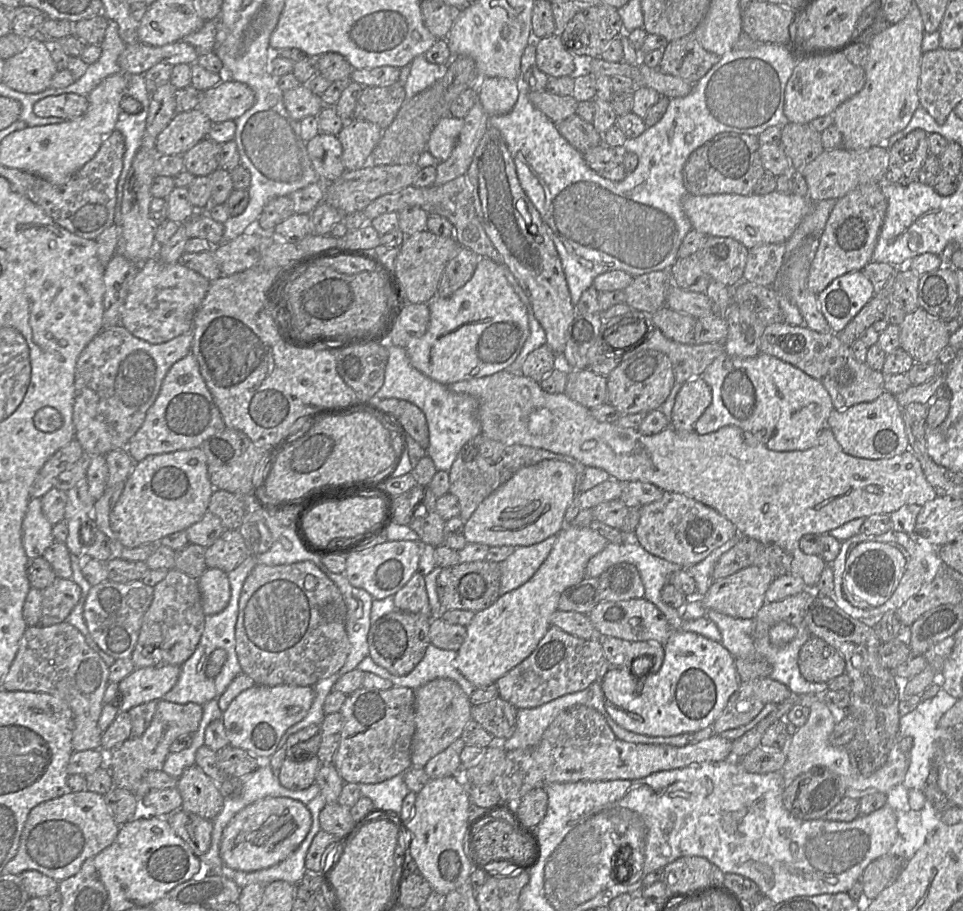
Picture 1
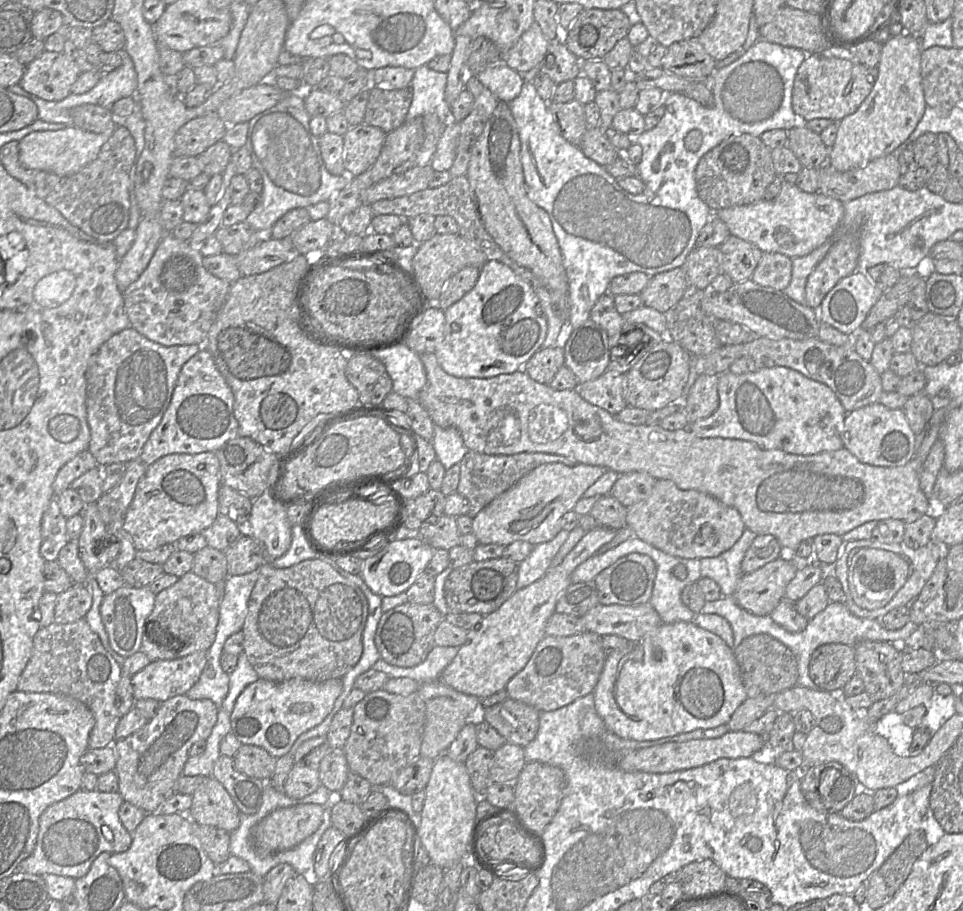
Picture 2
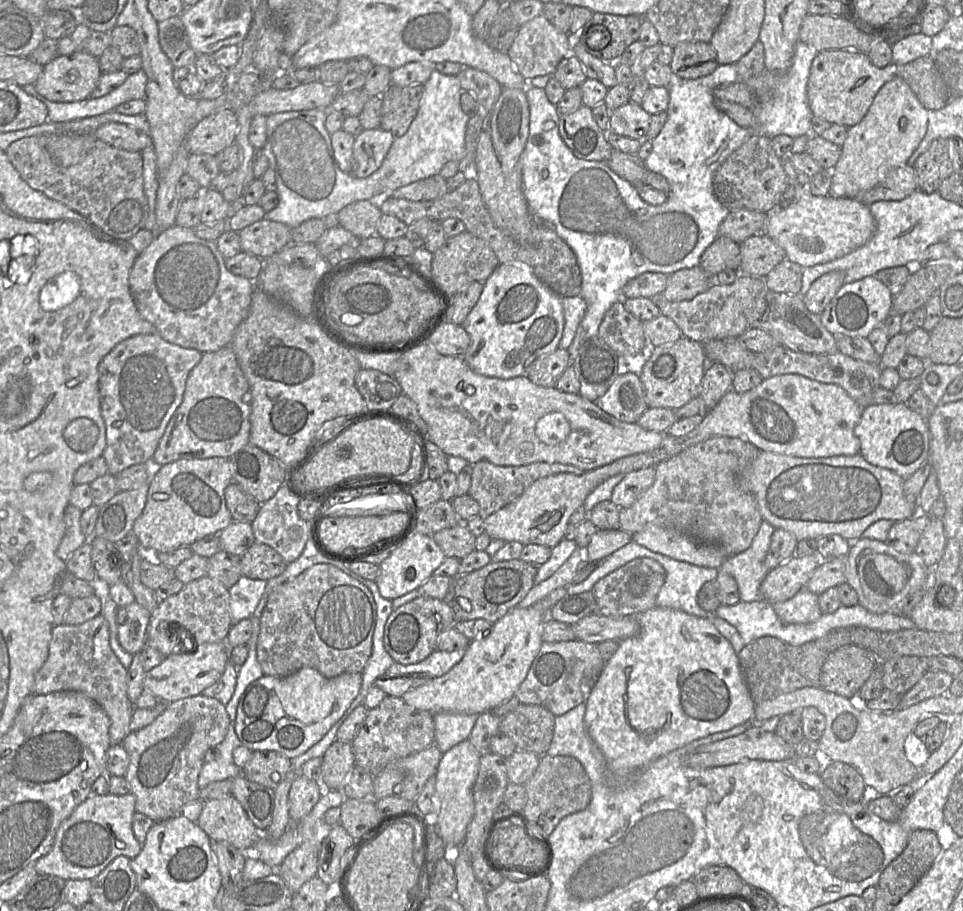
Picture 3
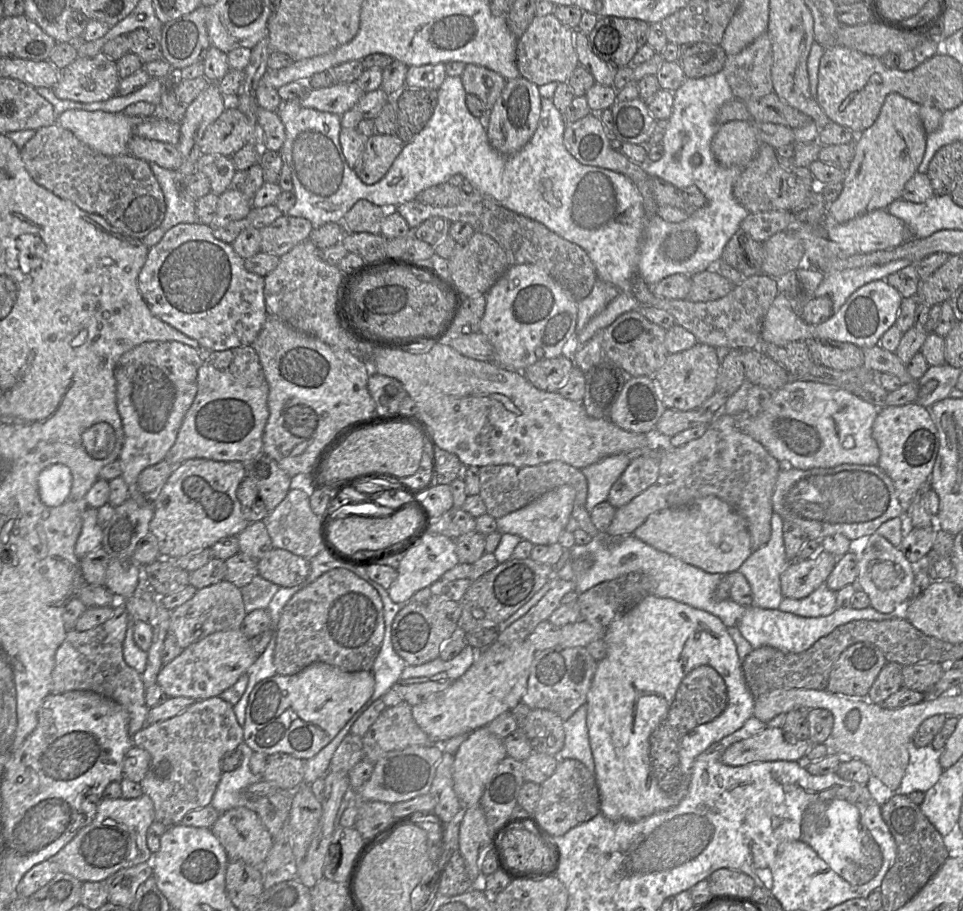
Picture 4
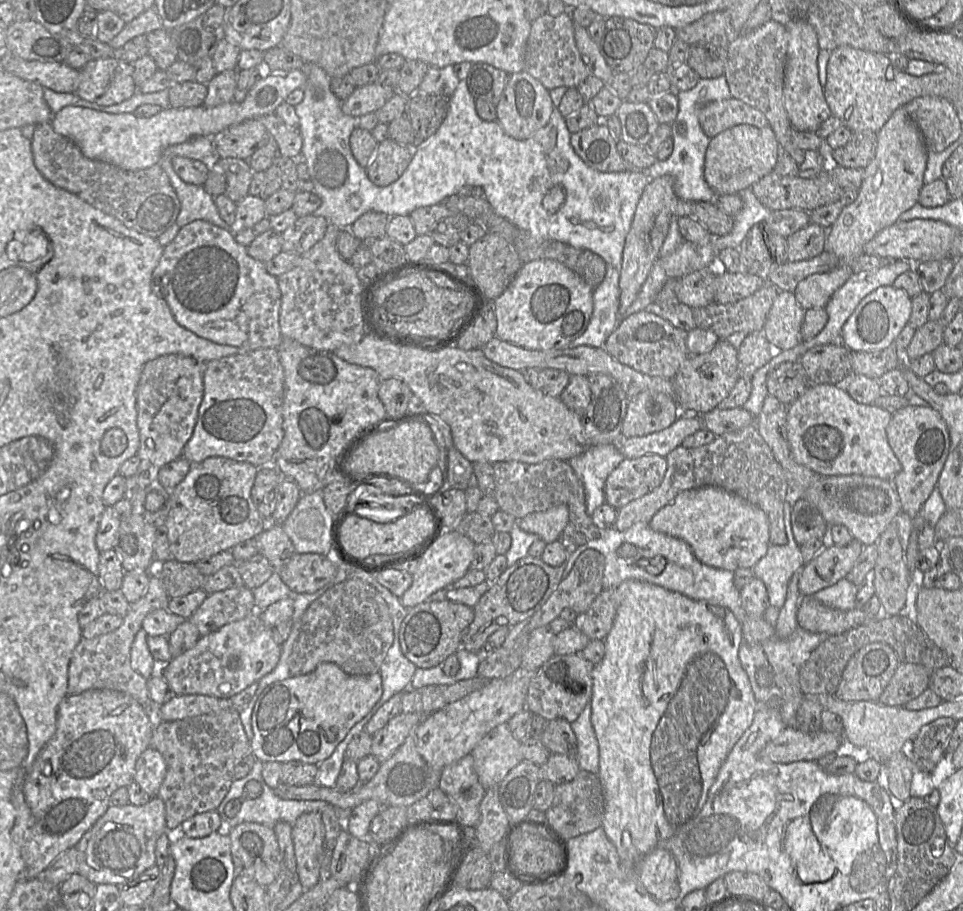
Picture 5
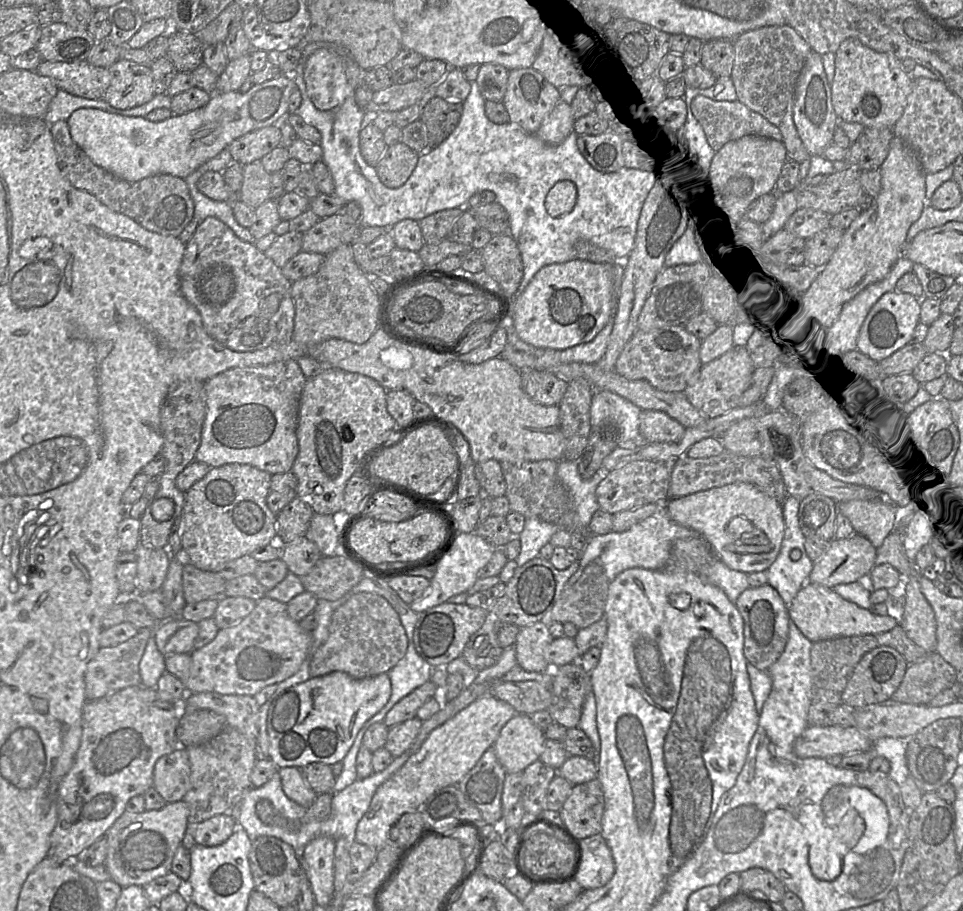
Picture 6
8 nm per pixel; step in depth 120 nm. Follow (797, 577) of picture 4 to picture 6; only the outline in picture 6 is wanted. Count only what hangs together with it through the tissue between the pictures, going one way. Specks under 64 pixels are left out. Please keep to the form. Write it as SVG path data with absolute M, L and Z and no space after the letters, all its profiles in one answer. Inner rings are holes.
M861 534L833 539L828 550L814 563L807 582L828 588L858 582L875 567L876 553L877 548Z

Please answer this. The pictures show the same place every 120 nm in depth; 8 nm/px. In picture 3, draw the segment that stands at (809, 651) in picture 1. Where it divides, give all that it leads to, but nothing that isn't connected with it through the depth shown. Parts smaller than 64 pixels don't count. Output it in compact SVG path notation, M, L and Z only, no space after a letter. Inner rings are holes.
M856 645L841 647L825 660L819 687L846 698L853 698L879 663L877 657L865 648Z

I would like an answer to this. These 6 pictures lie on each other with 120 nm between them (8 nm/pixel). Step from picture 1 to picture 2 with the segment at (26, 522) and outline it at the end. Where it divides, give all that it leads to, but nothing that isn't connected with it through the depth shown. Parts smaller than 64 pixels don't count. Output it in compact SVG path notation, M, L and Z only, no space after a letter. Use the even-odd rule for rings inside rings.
M54 498L44 512L41 523L40 553L45 561L56 561L60 550L69 542L66 521Z

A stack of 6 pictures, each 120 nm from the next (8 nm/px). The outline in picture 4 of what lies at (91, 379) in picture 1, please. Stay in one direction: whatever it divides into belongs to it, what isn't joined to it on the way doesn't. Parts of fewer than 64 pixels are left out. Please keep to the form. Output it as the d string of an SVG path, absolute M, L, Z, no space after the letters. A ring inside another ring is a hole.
M151 341L139 344L125 352L118 360L114 375L116 379L116 402L121 417L124 442L118 458L121 477L130 488L130 496L137 502L147 502L147 497L137 487L139 474L147 467L162 461L175 443L186 412L197 390L197 375L203 363L203 351L180 342Z

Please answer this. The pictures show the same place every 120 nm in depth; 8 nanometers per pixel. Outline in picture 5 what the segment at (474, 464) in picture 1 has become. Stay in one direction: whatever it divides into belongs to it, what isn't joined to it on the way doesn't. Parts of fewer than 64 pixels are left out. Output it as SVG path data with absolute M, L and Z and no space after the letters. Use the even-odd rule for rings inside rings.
M549 459L539 464L527 464L519 461L497 462L493 464L495 473L494 498L499 509L516 519L534 512L546 511L564 504L568 508L569 522L576 532L586 536L587 541L596 540L601 531L586 512L585 490L574 470L567 461Z

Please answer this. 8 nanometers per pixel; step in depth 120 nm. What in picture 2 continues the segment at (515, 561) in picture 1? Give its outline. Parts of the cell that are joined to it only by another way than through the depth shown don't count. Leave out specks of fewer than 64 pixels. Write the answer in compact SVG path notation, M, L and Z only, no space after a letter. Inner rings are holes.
M562 528L552 540L534 545L531 553L518 563L517 589L530 585L546 573L568 536L569 531Z

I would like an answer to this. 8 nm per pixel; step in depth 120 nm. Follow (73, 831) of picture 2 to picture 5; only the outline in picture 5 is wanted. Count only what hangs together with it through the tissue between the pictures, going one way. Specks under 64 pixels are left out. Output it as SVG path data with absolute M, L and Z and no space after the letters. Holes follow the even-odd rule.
M151 797L141 806L130 803L120 807L110 805L75 846L78 874L95 885L127 882L156 864L156 841L166 831L165 804L158 797Z

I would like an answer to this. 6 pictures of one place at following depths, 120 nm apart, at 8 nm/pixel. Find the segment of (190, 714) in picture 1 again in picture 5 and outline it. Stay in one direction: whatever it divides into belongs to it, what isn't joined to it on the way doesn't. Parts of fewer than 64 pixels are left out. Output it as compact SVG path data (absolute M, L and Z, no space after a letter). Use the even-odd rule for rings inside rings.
M235 708L175 721L156 721L150 740L150 748L161 753L167 766L166 775L157 797L165 804L168 830L181 827L182 822L196 814L217 810L235 780L235 767L244 756L251 753L250 741L241 723L239 711Z

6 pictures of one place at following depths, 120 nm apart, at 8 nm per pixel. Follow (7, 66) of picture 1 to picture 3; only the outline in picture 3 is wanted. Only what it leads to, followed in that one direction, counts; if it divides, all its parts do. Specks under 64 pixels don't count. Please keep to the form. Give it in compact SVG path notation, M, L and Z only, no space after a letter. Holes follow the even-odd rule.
M77 51L71 55L58 55L43 66L43 73L33 86L38 94L50 101L69 103L90 98L101 75L98 58L86 51Z

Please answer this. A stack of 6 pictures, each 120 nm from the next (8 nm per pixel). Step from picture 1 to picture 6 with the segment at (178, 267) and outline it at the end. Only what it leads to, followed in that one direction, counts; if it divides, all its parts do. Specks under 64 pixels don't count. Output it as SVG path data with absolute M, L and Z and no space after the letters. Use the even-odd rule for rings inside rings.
M207 217L185 244L179 270L181 293L201 316L205 331L233 351L248 352L292 340L295 305L290 282L270 258L252 243L241 240L225 223Z

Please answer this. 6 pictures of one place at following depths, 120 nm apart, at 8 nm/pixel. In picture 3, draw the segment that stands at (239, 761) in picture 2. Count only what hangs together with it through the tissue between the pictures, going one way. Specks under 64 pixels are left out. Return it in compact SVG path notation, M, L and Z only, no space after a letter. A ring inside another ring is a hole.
M252 751L241 773L248 780L274 790L291 770L292 761L279 752Z

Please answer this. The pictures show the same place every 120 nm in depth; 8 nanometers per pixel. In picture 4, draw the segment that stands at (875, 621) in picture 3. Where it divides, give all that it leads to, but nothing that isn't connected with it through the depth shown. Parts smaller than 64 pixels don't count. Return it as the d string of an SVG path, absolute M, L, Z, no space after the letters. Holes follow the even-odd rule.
M748 606L736 627L753 649L771 646L783 652L800 653L810 648L821 637L831 633L838 626L856 620L886 620L896 614L880 613L872 607L864 609L840 608L827 616L803 617L777 609Z

